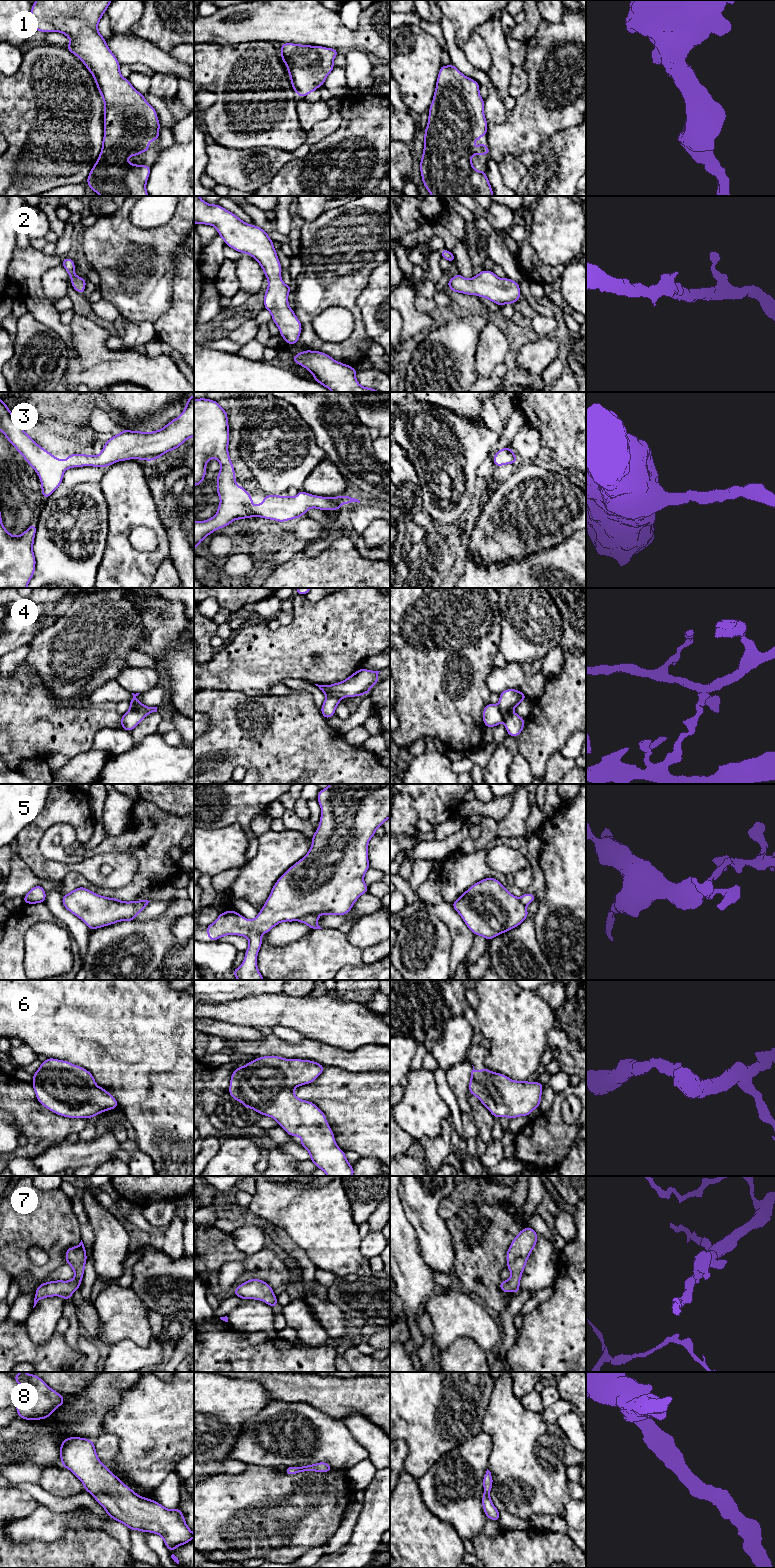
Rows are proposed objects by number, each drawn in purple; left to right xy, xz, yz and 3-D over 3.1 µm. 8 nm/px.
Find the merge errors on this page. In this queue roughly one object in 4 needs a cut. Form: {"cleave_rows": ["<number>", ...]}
{"cleave_rows": ["4", "5"]}

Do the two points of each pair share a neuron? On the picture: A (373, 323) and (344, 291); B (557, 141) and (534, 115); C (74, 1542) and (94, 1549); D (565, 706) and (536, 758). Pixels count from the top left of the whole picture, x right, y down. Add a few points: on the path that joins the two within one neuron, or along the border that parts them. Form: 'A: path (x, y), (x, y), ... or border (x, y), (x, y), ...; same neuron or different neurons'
A: border (367, 284), (356, 300), (364, 327); different neurons
B: border (573, 126), (554, 132), (541, 143), (536, 153); different neurons
C: path (79, 1547), (81, 1549), (89, 1549); same neuron
D: path (553, 719), (537, 742), (537, 745); same neuron

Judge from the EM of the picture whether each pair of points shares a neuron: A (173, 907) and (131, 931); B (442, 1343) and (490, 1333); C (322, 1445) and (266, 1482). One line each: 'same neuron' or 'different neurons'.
A: same neuron
B: same neuron
C: different neurons

